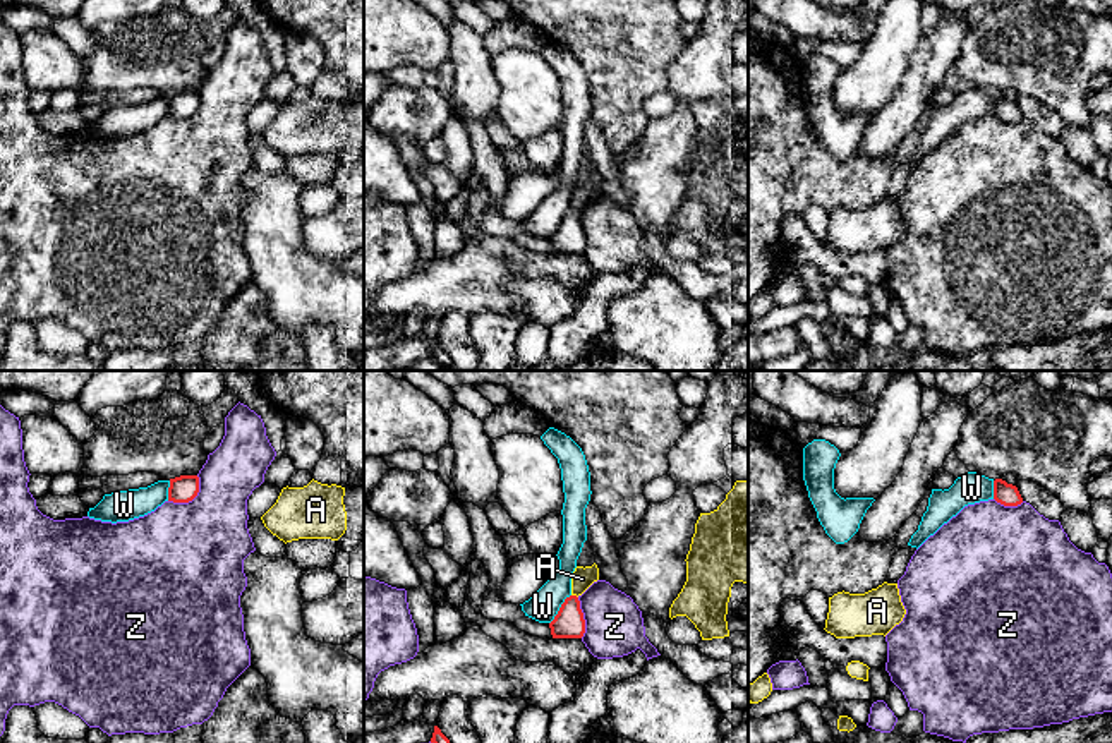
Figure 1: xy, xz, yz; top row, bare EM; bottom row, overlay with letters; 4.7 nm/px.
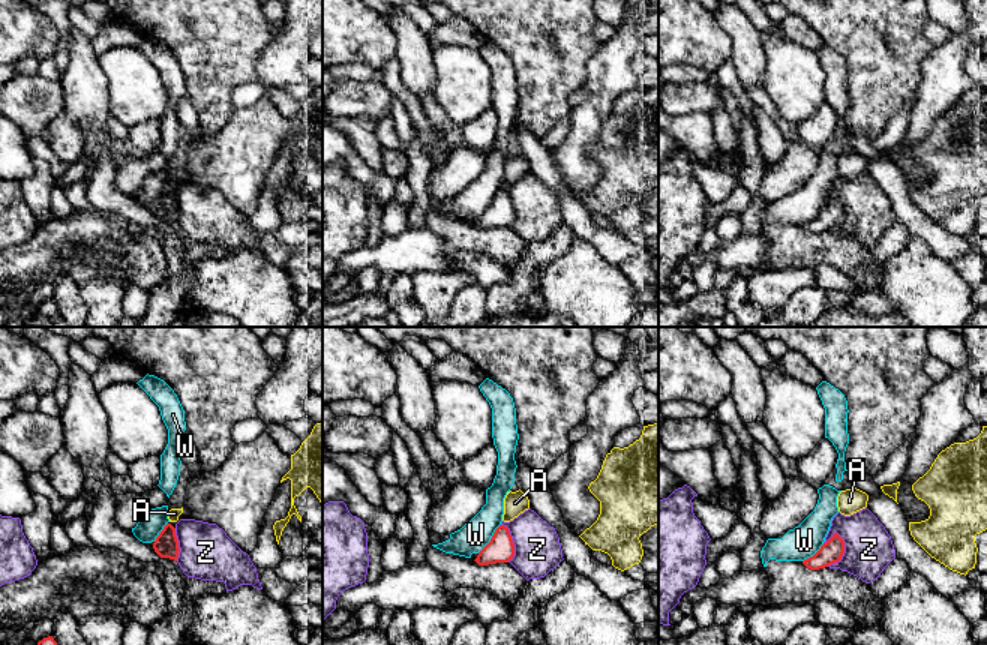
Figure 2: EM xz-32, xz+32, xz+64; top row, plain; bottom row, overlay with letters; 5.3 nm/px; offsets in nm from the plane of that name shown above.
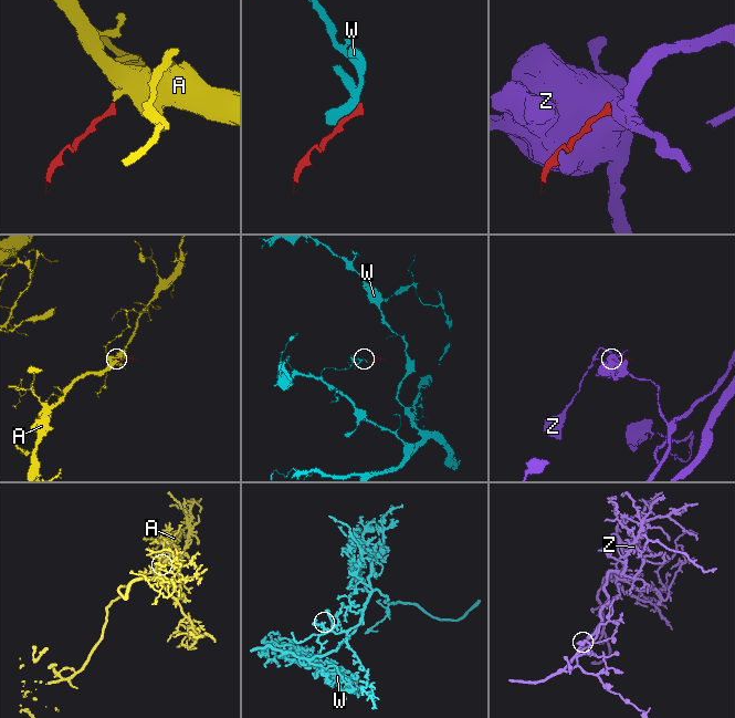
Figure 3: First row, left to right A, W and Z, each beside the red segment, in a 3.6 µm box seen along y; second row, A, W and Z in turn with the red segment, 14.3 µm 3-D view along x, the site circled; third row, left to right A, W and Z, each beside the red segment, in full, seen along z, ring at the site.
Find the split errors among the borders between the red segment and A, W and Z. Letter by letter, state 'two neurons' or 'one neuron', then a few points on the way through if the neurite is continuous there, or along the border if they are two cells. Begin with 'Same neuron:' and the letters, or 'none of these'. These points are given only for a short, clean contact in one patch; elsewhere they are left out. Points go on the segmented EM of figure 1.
Same neuron: A
A: one neuron; way xz (568, 623), (575, 596), (582, 579)
W: two neurons
Z: two neurons

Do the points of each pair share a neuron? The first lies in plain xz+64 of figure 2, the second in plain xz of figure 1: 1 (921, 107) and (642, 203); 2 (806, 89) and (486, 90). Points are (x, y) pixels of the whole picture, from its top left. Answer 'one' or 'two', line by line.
1: one
2: two

